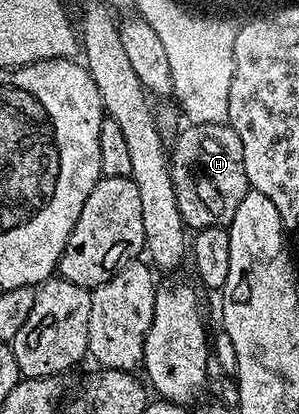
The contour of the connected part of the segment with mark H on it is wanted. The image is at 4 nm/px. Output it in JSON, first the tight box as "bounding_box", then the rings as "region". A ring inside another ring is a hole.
{"bounding_box":[170,122,250,229],"region":[[[227,122],[222,124],[189,123],[187,127],[184,133],[181,131],[175,137],[175,140],[177,139],[176,149],[173,151],[171,149],[170,152],[172,185],[174,186],[174,198],[178,198],[178,210],[189,229],[225,227],[231,224],[242,198],[250,191],[246,178],[246,166],[242,158],[242,138],[238,138],[236,131]]]}

